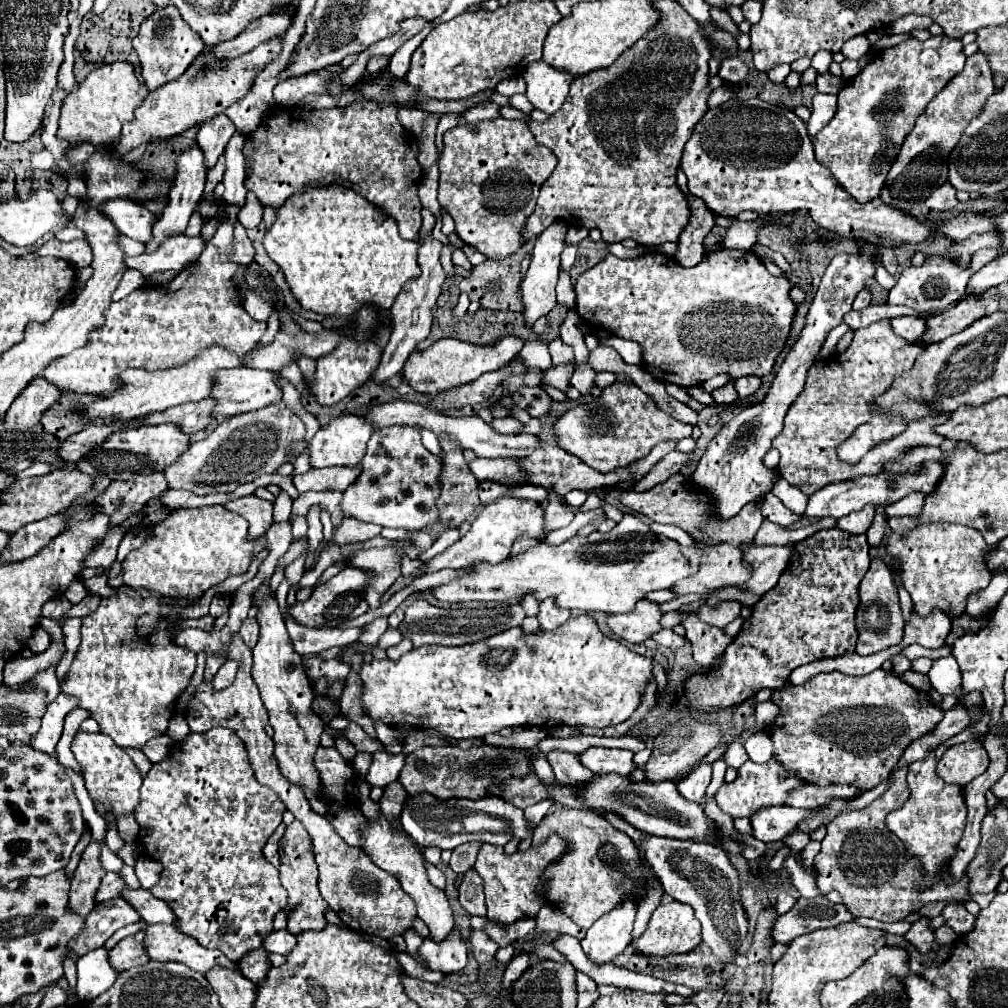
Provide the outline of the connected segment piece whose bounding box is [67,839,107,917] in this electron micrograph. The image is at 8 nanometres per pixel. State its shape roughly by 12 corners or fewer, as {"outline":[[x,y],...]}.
{"outline":[[91,841],[71,877],[67,911],[87,917],[105,869]]}

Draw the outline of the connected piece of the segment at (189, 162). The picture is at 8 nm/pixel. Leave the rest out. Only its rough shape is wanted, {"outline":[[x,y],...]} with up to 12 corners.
{"outline":[[199,147],[177,159],[175,187],[145,253],[185,233],[207,167]]}

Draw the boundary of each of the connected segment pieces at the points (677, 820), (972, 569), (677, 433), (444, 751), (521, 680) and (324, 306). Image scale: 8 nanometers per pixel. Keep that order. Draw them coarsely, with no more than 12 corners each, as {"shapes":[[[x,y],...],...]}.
{"shapes":[[[597,775],[583,799],[567,787],[553,797],[571,807],[605,807],[633,827],[707,841],[731,855],[745,843],[723,835],[677,785]],[[931,523],[887,541],[919,615],[965,611],[991,573],[979,531]],[[631,381],[569,409],[559,447],[601,473],[693,427]],[[419,747],[407,795],[483,799],[533,771],[527,749]],[[591,615],[361,665],[385,725],[455,739],[631,717],[653,657]],[[345,185],[291,195],[267,255],[303,309],[387,311],[417,239]]]}

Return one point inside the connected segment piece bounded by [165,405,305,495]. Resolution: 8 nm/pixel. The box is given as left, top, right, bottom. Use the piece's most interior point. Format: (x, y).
(244, 446)

